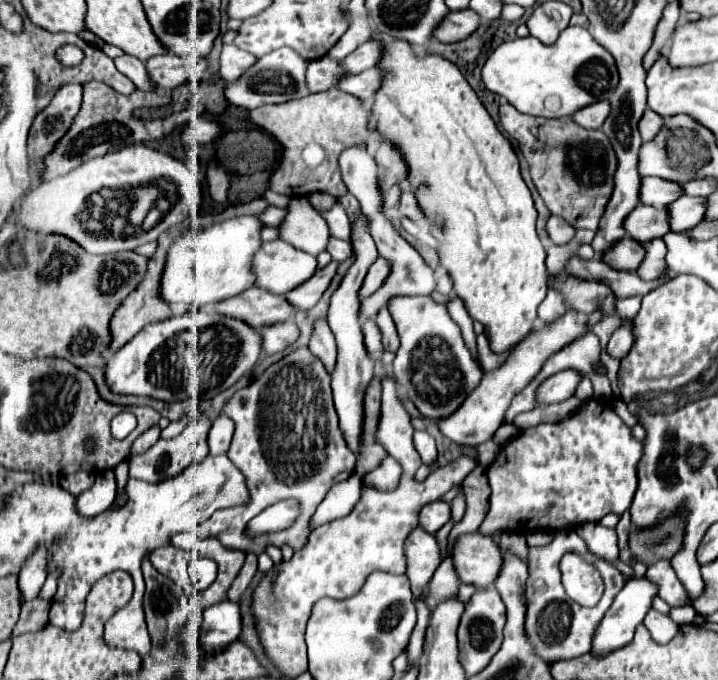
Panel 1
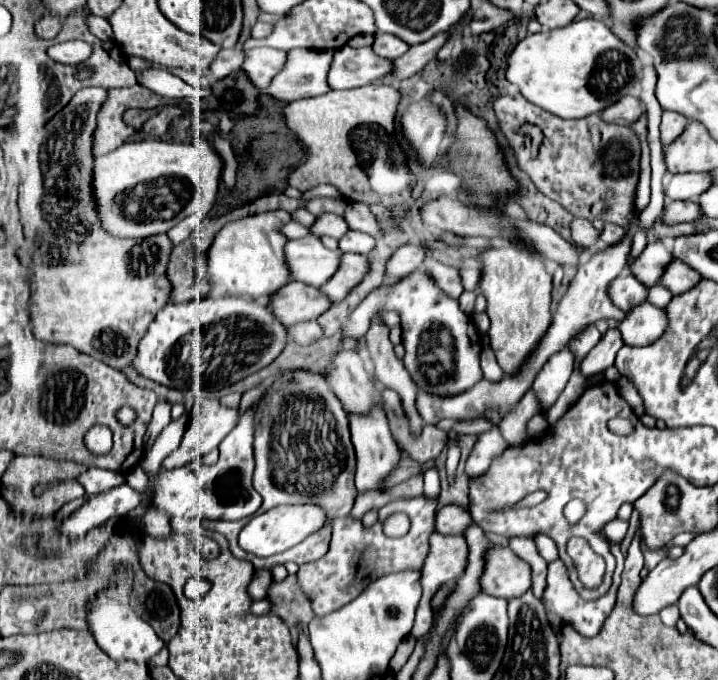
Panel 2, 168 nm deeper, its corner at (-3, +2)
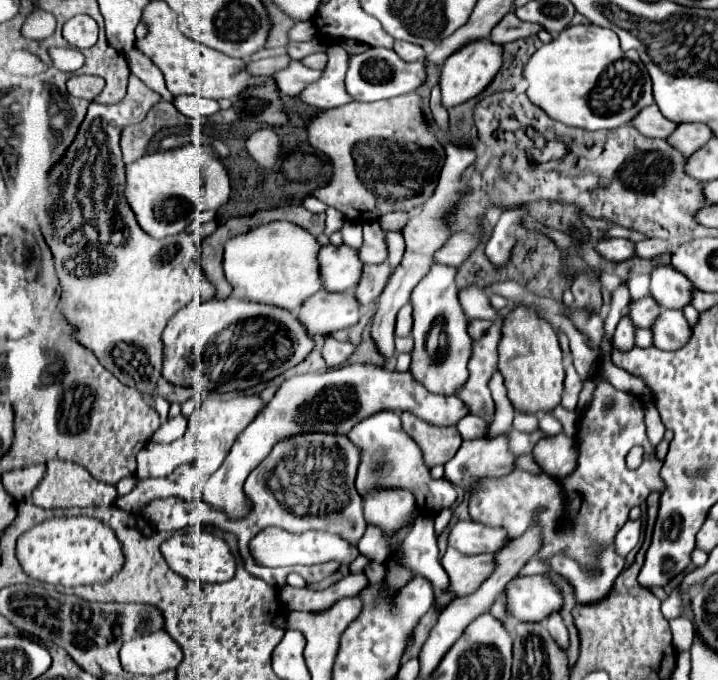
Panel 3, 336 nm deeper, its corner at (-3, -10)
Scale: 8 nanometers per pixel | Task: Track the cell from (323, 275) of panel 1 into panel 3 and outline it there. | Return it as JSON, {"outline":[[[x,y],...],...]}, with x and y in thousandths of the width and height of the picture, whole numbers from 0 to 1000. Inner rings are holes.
{"outline":[[[539,385],[525,391],[508,391],[506,406],[500,409],[500,418],[494,421],[494,438],[500,441],[500,447],[522,444],[531,426],[536,424],[542,403],[545,403],[545,391]]]}

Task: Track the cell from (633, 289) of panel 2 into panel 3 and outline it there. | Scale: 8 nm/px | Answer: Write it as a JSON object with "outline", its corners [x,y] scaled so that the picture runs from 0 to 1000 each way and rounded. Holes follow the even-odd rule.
{"outline":[[[907,435],[879,441],[879,447],[873,453],[873,465],[879,468],[879,474],[887,482],[907,482],[909,471],[915,468],[915,462],[918,462],[918,447]]]}

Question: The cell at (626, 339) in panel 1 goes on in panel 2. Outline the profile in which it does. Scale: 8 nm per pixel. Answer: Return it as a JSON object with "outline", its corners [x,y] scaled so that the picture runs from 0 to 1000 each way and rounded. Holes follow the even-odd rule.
{"outline":[[[898,444],[873,462],[873,468],[862,476],[862,485],[870,506],[901,509],[926,491],[929,476],[929,456]]]}

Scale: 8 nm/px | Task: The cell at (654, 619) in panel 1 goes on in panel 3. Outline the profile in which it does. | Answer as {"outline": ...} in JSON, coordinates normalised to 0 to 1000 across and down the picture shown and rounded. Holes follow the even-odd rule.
{"outline":[[[946,906],[940,912],[932,912],[935,929],[937,929],[937,950],[943,956],[960,956],[962,941],[965,941],[965,918],[960,909]]]}

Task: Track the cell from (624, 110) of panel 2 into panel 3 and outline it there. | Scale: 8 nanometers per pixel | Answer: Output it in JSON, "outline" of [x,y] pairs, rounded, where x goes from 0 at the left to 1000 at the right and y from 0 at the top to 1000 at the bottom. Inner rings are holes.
{"outline":[[[912,153],[896,159],[896,165],[879,176],[879,185],[904,203],[929,203],[940,191],[940,179],[929,176]]]}

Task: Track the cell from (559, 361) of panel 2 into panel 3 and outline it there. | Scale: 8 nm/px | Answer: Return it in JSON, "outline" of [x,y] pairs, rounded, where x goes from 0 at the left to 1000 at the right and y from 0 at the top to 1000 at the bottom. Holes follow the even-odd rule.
{"outline":[[[790,532],[787,535],[787,574],[784,574],[784,588],[781,588],[781,597],[790,600],[790,603],[801,603],[804,597],[804,585],[806,585],[806,576],[812,571],[812,562],[806,556],[806,550],[801,547],[798,535]]]}

